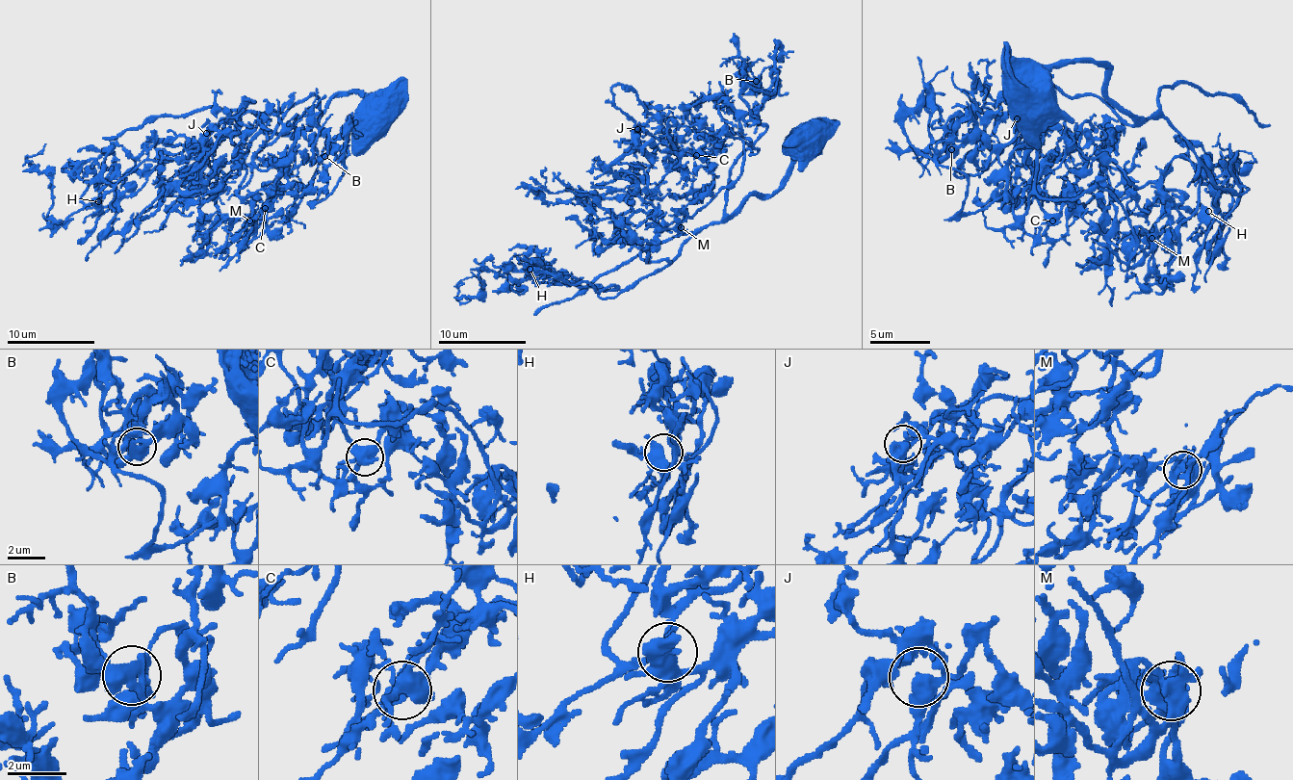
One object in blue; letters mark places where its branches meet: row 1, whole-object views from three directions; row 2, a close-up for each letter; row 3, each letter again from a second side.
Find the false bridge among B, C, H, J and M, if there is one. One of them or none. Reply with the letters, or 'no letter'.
no letter

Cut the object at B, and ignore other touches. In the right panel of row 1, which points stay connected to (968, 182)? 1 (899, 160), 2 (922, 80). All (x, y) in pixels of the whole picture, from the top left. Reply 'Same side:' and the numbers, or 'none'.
Same side: none

